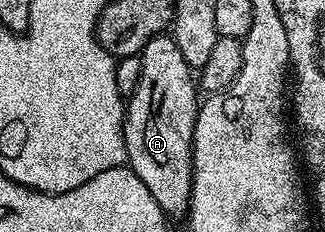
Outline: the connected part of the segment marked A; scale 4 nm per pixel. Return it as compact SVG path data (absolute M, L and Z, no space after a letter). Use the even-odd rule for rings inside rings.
M170 36L150 39L139 55L142 76L124 112L127 165L150 188L150 196L158 200L165 216L184 216L192 199L192 133L196 127L198 82L193 67L182 60L182 52Z

